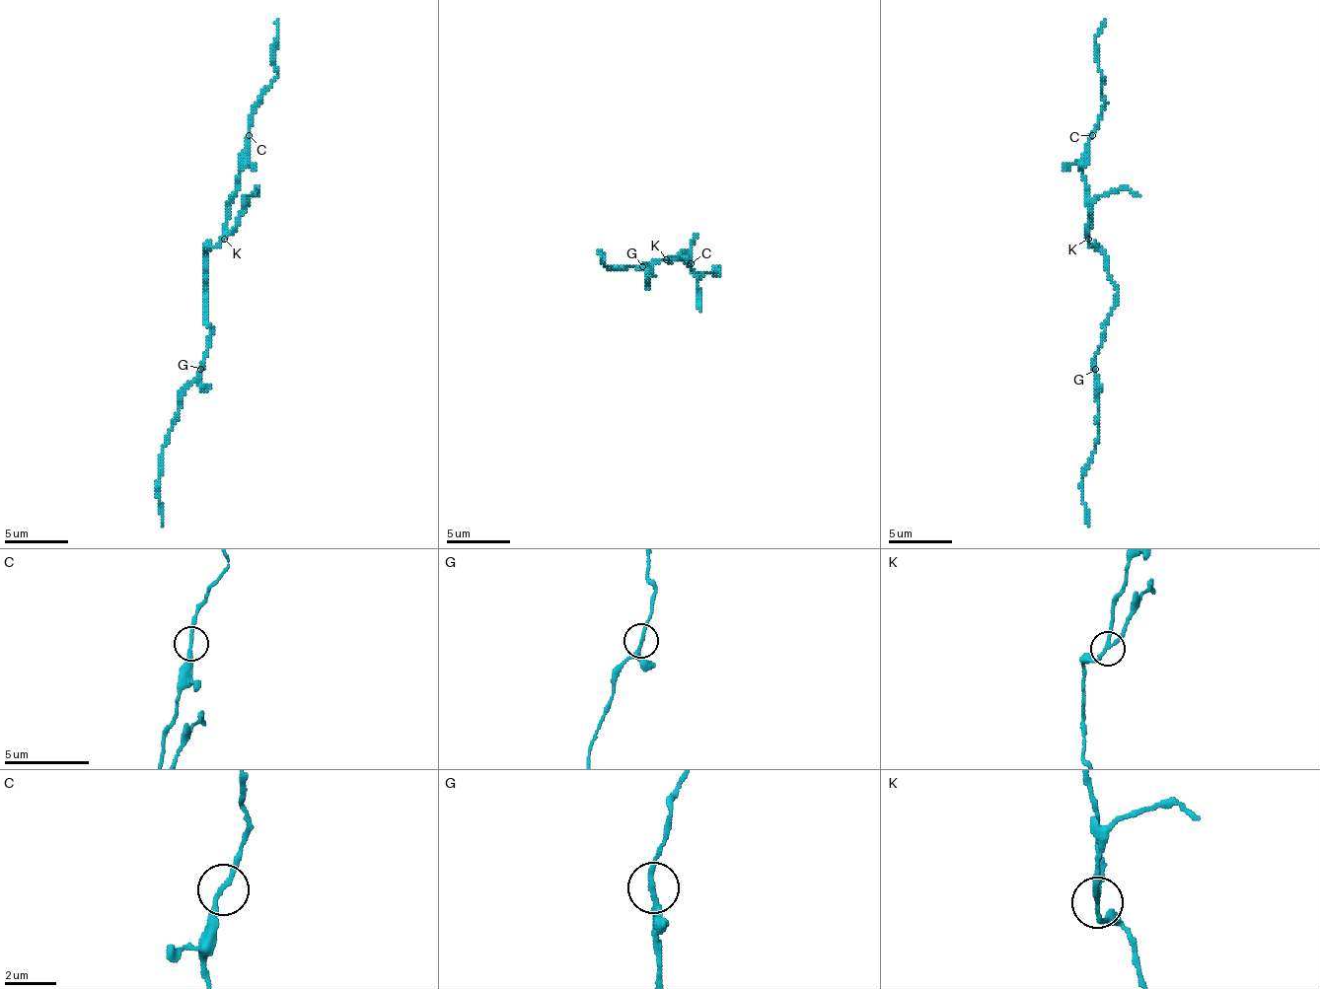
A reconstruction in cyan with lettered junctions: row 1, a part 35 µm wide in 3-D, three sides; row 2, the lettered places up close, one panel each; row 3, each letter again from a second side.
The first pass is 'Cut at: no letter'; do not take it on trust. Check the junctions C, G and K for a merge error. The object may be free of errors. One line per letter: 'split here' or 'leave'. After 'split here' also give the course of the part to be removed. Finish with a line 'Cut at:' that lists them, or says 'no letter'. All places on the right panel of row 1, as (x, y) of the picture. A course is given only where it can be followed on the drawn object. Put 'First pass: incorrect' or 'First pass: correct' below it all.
C: leave
G: leave
K: split here; course (1088, 238), (1088, 212), (1102, 195), (1131, 189), (1140, 195)
Cut at: K
First pass: incorrect

